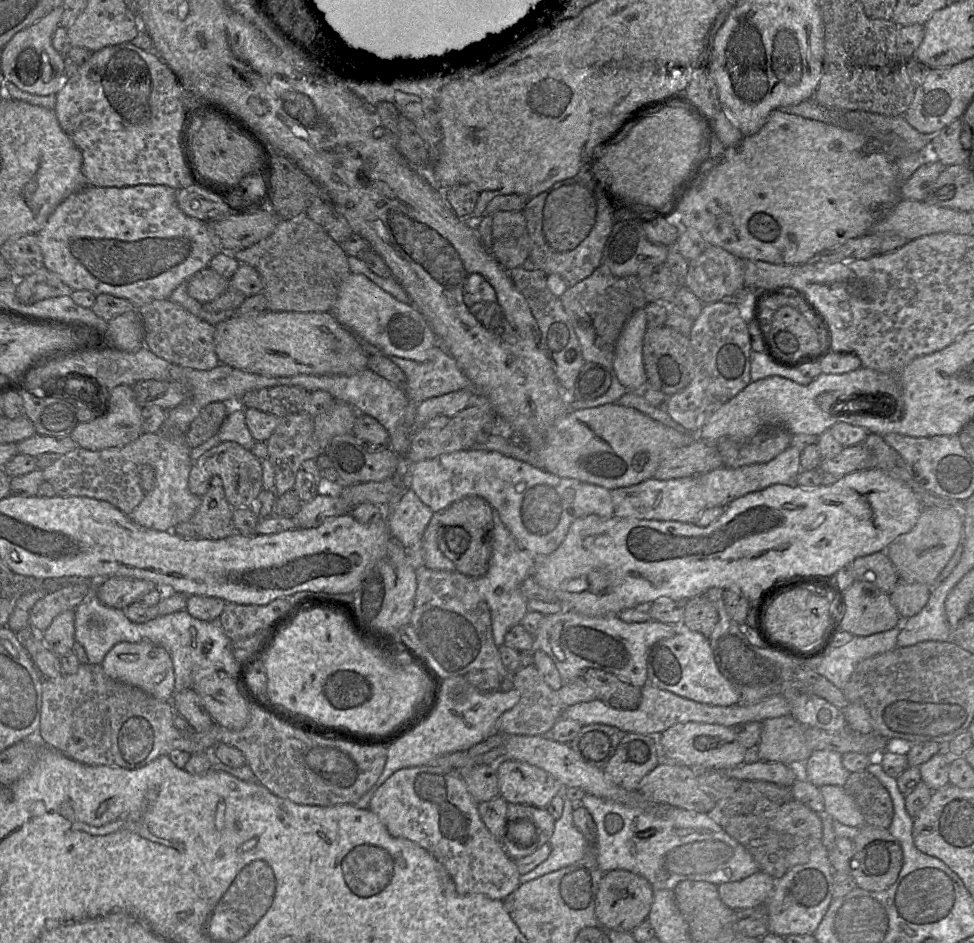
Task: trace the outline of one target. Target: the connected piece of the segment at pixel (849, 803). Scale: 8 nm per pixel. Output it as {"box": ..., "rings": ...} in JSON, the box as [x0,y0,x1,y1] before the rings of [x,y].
{"box":[819,785,865,827],"rings":[[[824,785],[819,789],[826,815],[847,826],[862,827],[865,824],[859,808],[843,786]]]}

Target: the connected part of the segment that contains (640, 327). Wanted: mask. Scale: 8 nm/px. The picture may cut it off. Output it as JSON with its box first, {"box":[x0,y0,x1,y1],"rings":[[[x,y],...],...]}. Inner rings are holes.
{"box":[613,308,647,391],"rings":[[[640,308],[629,317],[616,341],[613,370],[629,391],[640,391],[647,383],[642,356],[647,328],[645,308]]]}

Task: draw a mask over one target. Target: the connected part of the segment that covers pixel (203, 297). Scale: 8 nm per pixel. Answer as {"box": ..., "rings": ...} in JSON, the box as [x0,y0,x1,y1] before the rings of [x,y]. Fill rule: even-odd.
{"box":[187,265,229,303],"rings":[[[208,265],[187,282],[189,296],[200,303],[207,303],[227,291],[229,279],[221,276]]]}

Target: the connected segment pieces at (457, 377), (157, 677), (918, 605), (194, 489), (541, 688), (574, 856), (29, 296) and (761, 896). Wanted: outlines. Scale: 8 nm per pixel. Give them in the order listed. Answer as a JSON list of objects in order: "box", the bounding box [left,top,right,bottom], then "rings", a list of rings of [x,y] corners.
[{"box":[389,343,472,404],"rings":[[[439,343],[430,350],[430,358],[424,362],[397,356],[389,358],[404,372],[406,382],[403,391],[410,401],[417,404],[460,389],[472,389],[471,381]]]},{"box":[101,642,175,702],"rings":[[[120,642],[107,653],[101,667],[105,674],[114,681],[139,688],[158,700],[169,702],[175,694],[172,659],[164,648],[151,642]]]},{"box":[890,581,932,620],"rings":[[[900,581],[890,594],[891,603],[902,620],[918,614],[929,600],[932,587],[921,583]]]},{"box":[188,442,263,509],"rings":[[[220,442],[199,459],[193,461],[188,479],[189,490],[193,494],[202,497],[208,491],[211,479],[214,476],[221,478],[226,499],[233,509],[257,506],[257,497],[263,489],[262,467],[261,461],[251,451],[236,442]]]},{"box":[495,665,564,735],"rings":[[[535,665],[521,667],[513,673],[515,689],[520,692],[519,701],[505,711],[495,723],[495,731],[504,735],[544,735],[562,717],[564,705],[542,678]]]},{"box":[520,792,589,883],"rings":[[[561,792],[564,807],[560,818],[555,820],[553,834],[548,841],[551,852],[548,858],[531,871],[520,876],[520,883],[536,879],[550,872],[559,870],[581,860],[589,850],[589,843],[573,823],[572,803],[564,792]]]},{"box":[16,268,73,304],"rings":[[[41,268],[35,273],[17,279],[16,296],[23,304],[34,304],[40,300],[59,296],[71,296],[73,289],[55,273]]]},{"box":[717,871,776,911],"rings":[[[758,871],[741,881],[723,883],[717,888],[722,902],[738,911],[766,903],[776,881],[767,873]]]}]

